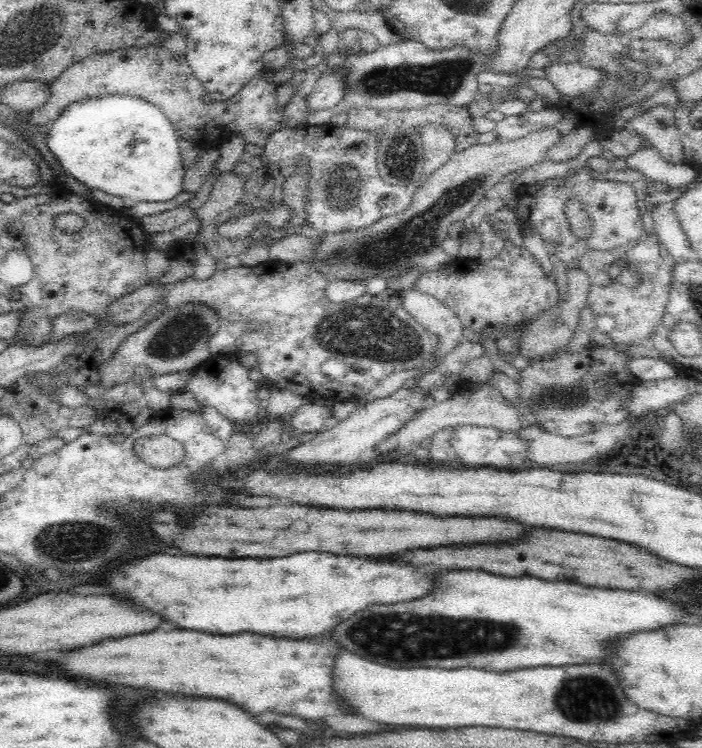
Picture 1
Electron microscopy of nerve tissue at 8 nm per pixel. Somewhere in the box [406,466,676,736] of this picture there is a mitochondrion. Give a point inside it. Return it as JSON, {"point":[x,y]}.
{"point":[587,698]}

